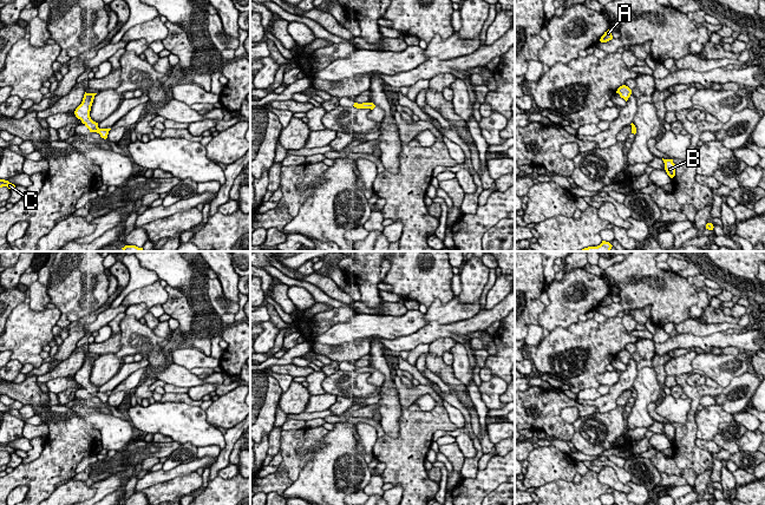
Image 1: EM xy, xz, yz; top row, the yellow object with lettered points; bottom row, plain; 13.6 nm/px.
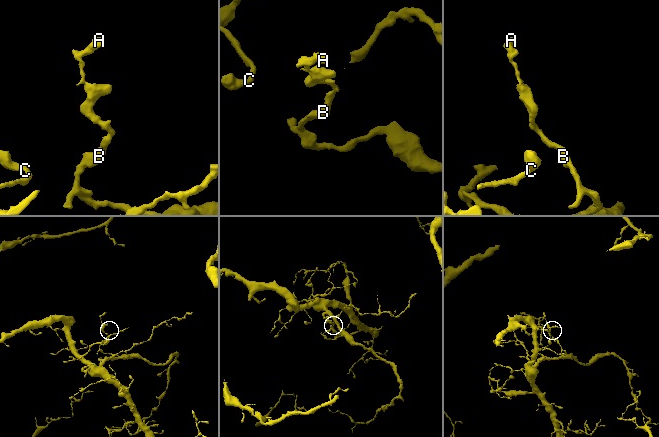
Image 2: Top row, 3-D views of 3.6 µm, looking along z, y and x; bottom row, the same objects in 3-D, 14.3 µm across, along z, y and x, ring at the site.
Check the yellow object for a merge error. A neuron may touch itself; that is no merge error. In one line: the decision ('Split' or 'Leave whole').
Leave whole

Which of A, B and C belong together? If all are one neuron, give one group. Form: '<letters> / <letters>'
A B C

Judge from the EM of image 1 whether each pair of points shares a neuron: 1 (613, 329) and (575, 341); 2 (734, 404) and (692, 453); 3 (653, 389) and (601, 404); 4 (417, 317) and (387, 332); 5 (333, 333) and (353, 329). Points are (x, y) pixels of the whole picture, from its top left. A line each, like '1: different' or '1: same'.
1: same
2: different
3: different
4: same
5: same

